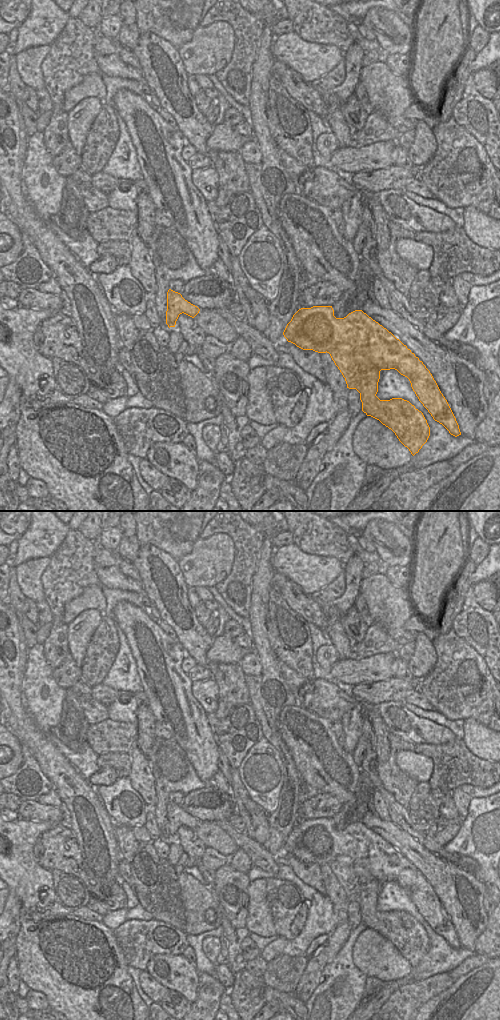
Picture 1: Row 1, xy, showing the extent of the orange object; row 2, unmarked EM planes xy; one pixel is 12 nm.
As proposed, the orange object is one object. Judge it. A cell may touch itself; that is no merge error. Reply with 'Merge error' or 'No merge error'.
Merge error

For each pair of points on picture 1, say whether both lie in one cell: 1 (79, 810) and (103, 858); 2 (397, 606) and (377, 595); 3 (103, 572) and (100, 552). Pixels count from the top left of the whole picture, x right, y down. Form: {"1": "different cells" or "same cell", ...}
{"1": "same cell", "2": "same cell", "3": "same cell"}

